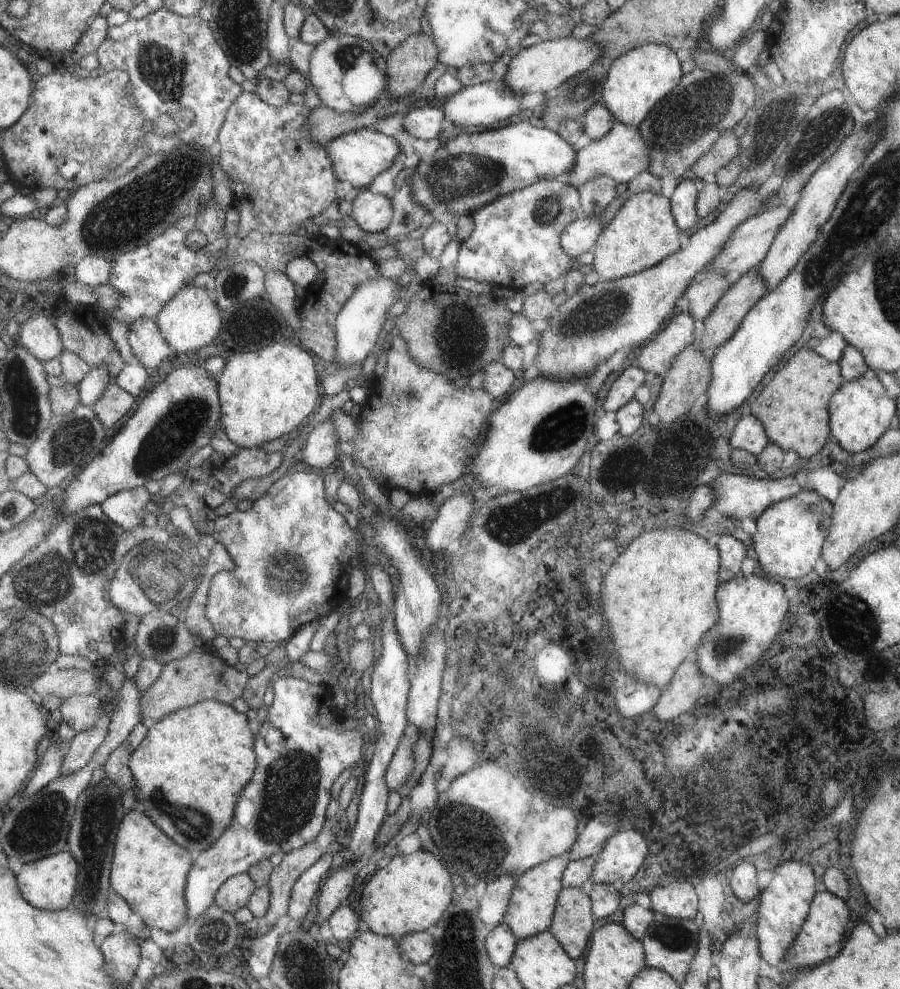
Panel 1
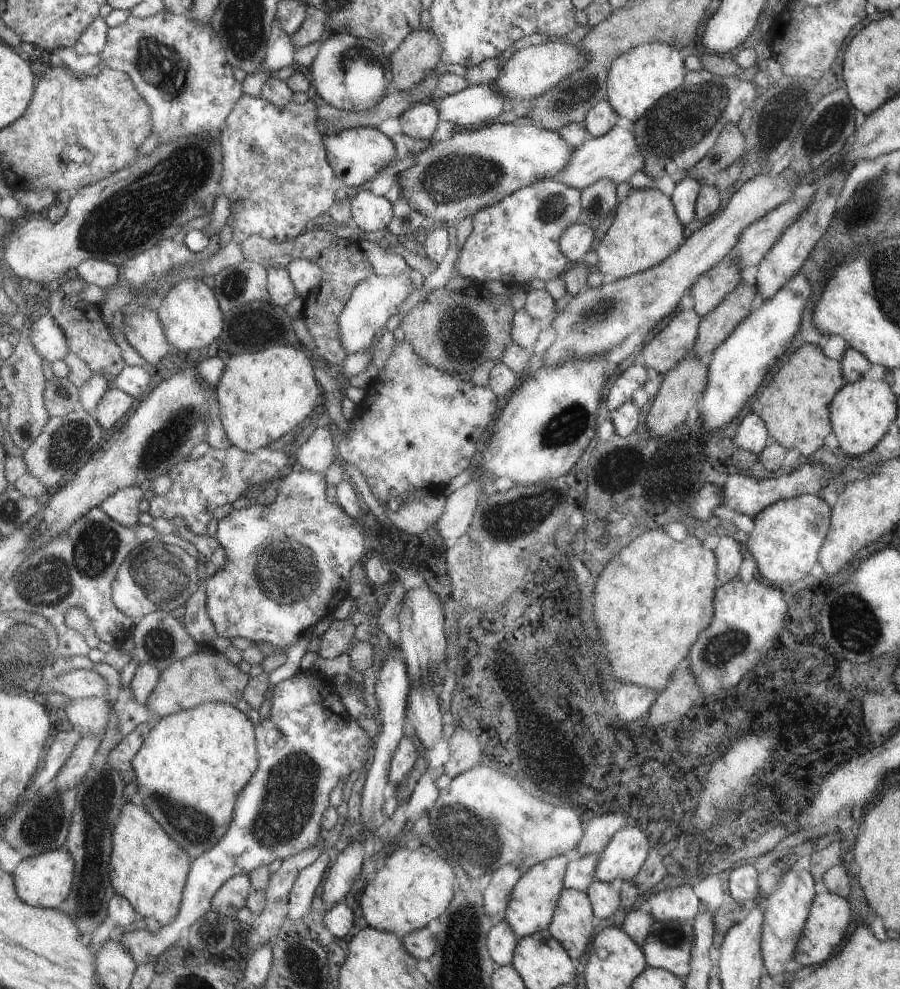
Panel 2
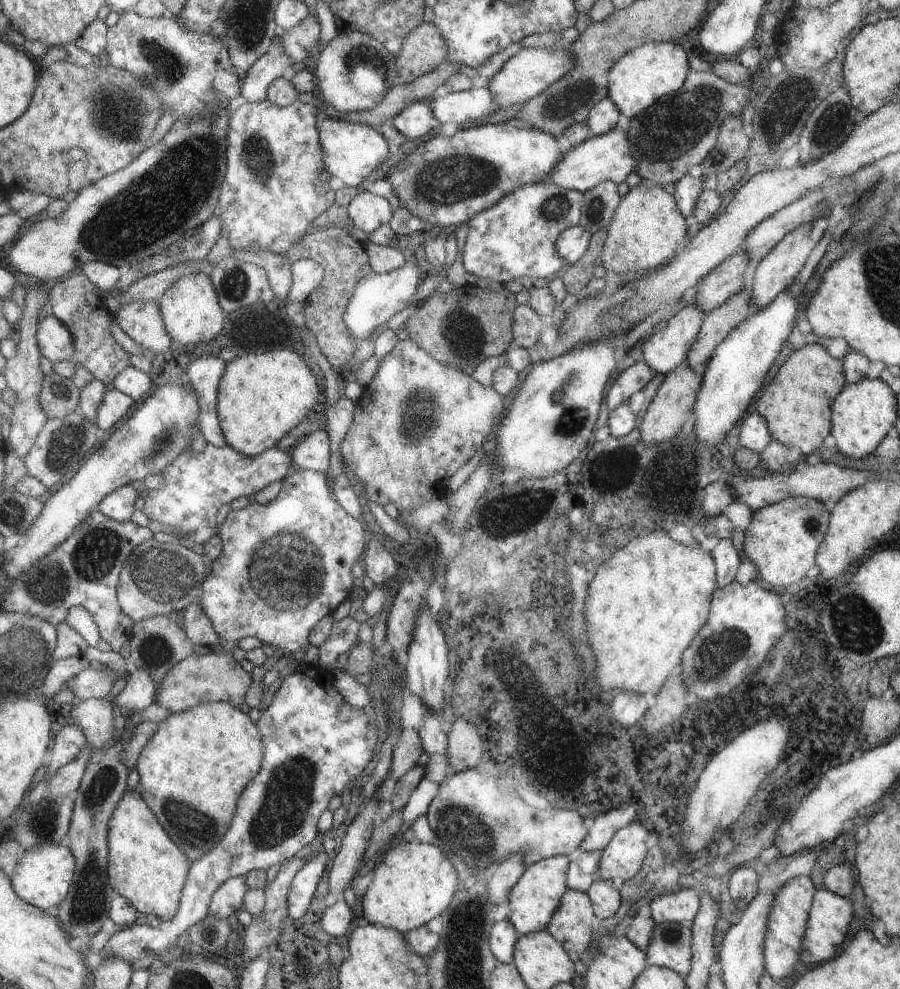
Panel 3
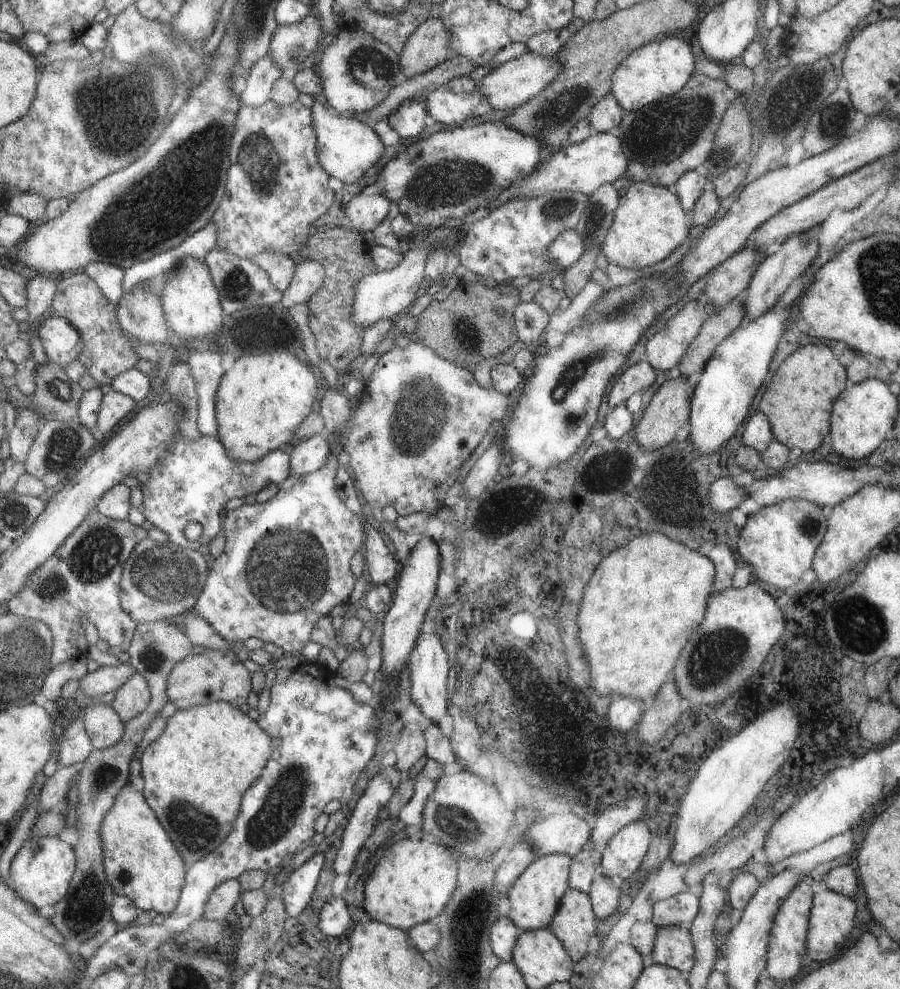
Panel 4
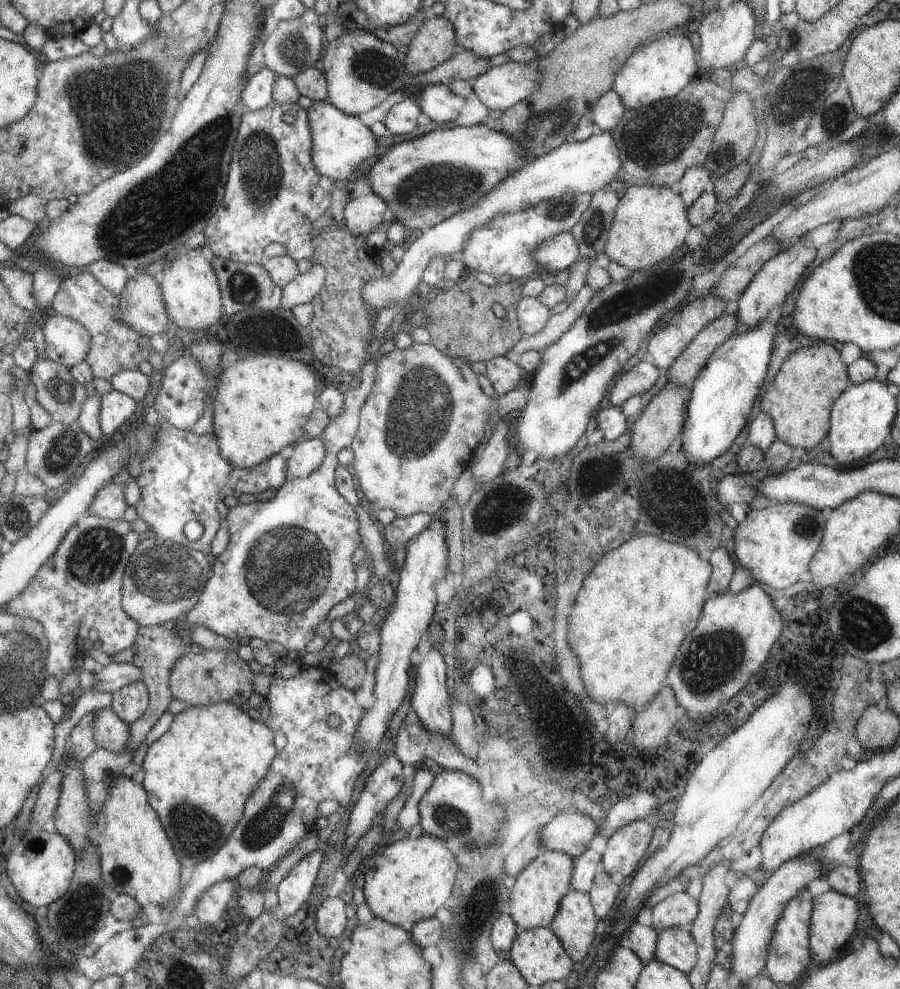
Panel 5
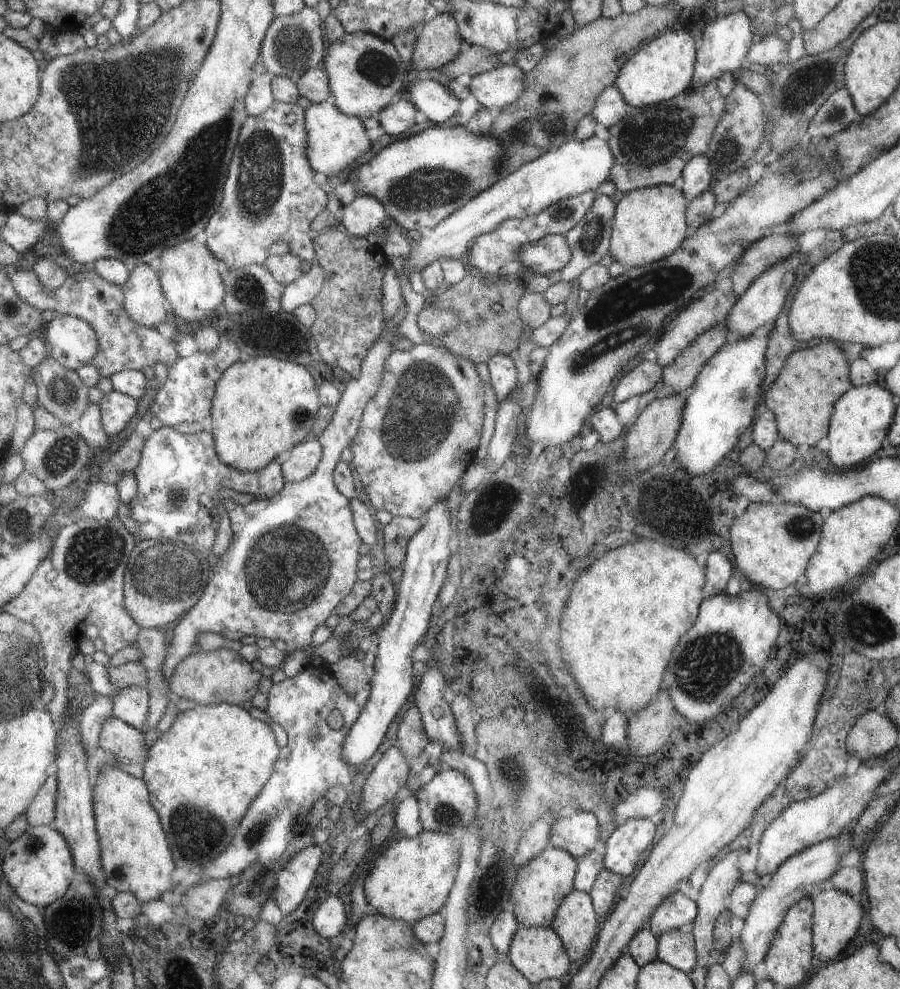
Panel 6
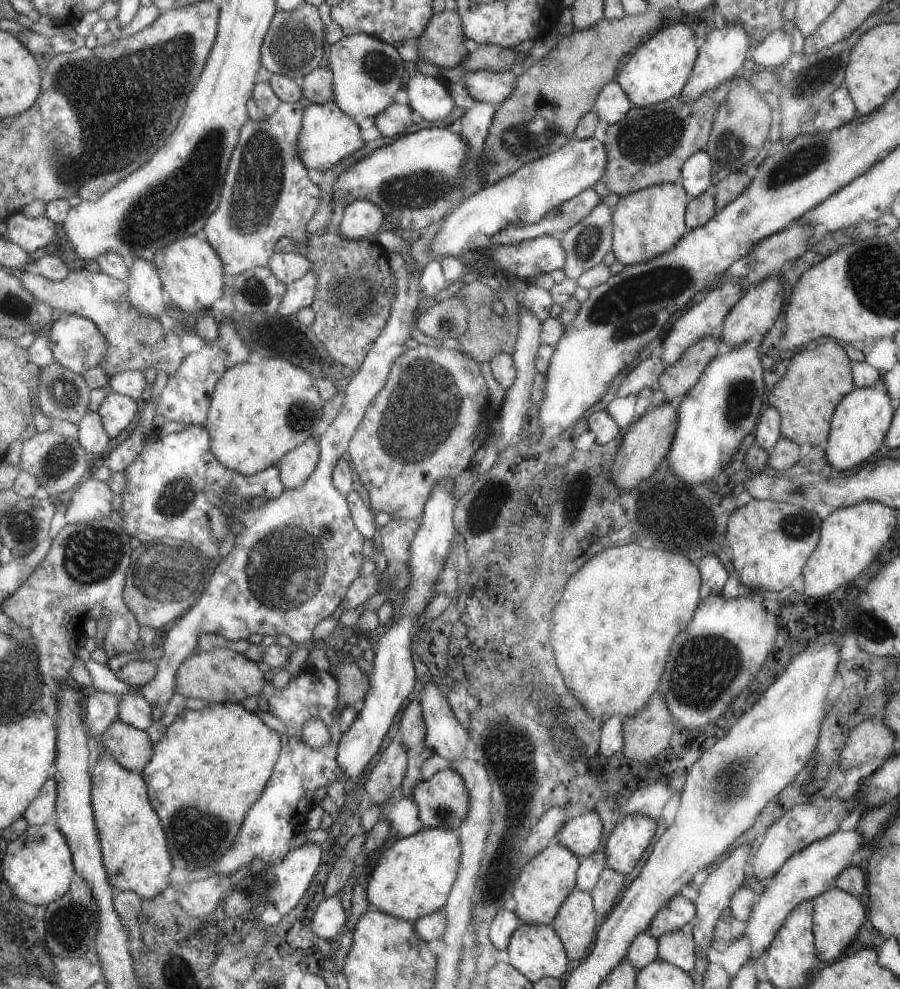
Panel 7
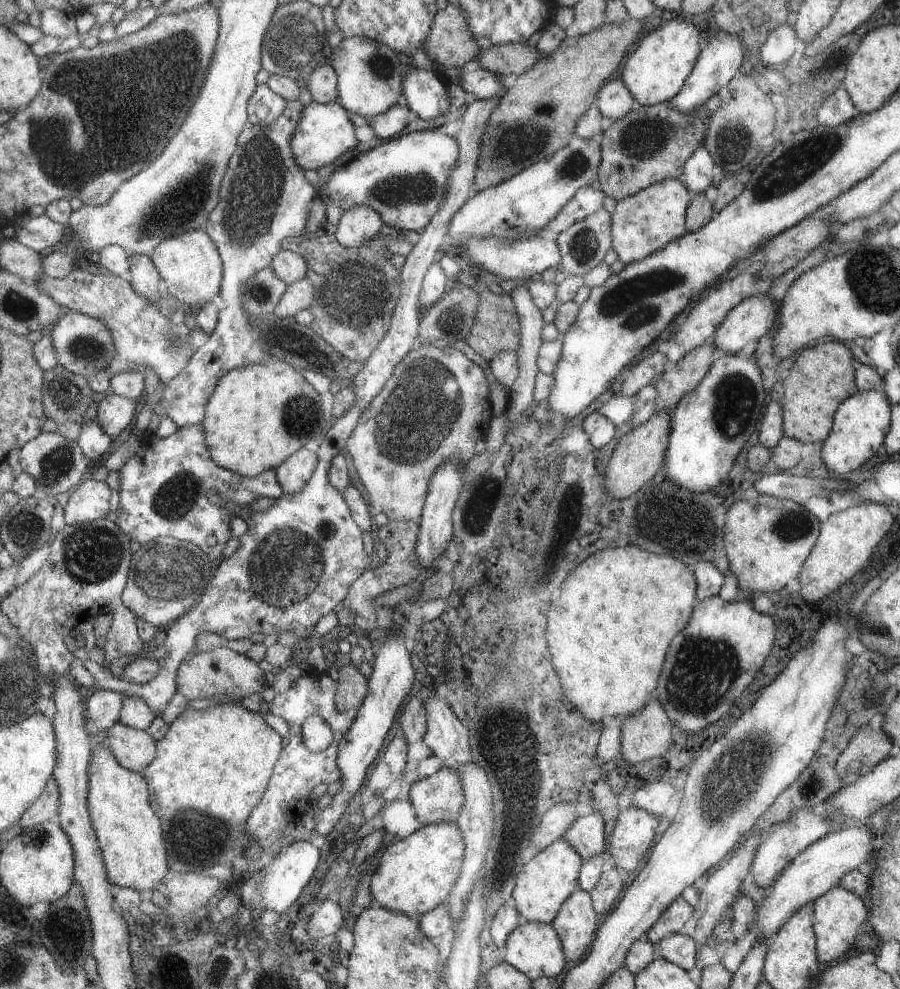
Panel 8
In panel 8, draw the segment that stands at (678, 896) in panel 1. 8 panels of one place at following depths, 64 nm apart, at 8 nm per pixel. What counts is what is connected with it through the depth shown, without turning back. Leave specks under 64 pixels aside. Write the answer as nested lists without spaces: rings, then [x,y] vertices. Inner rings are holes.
[[[680,895],[659,914],[659,918],[653,922],[645,936],[655,945],[663,936],[678,932],[693,914],[694,908],[691,906],[691,901]]]

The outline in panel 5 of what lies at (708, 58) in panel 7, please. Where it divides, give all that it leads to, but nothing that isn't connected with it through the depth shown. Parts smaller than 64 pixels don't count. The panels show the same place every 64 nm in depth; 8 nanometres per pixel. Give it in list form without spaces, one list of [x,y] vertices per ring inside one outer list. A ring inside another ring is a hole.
[[[735,1],[723,10],[716,9],[709,12],[700,21],[698,33],[697,77],[707,77],[707,74],[701,73],[702,70],[715,70],[716,68],[731,70],[735,68],[737,64],[741,63],[747,47],[760,35],[755,26],[752,10],[743,1]]]

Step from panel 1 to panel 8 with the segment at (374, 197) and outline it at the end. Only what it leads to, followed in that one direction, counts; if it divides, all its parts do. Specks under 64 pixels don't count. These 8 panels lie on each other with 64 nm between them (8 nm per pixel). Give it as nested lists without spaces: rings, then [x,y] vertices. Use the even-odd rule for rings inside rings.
[[[357,204],[344,212],[337,224],[335,237],[343,246],[355,247],[377,238],[385,222],[369,204]]]

